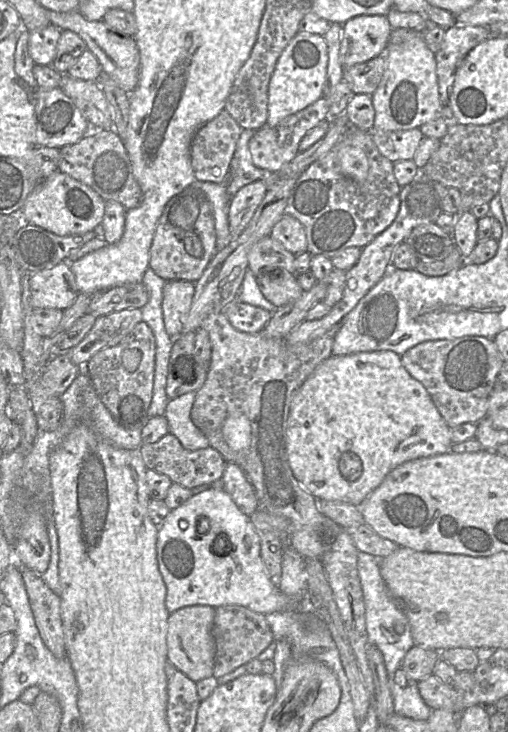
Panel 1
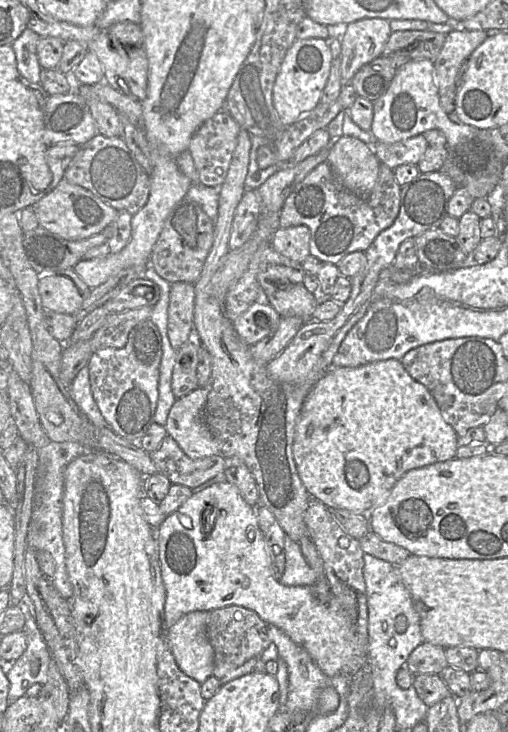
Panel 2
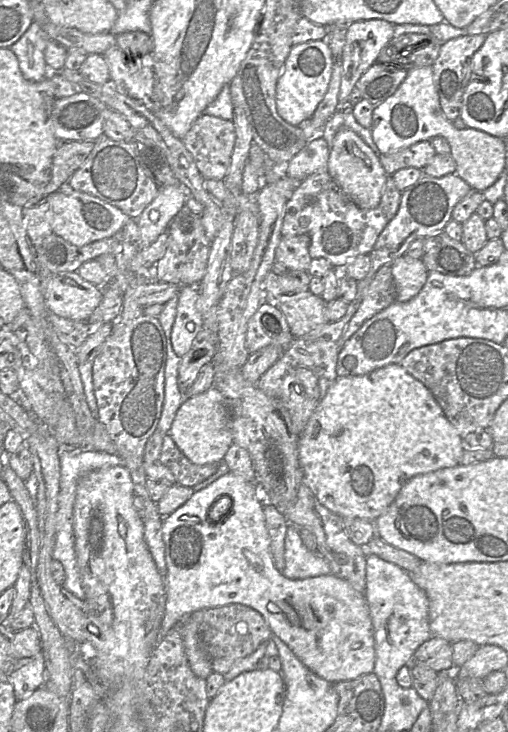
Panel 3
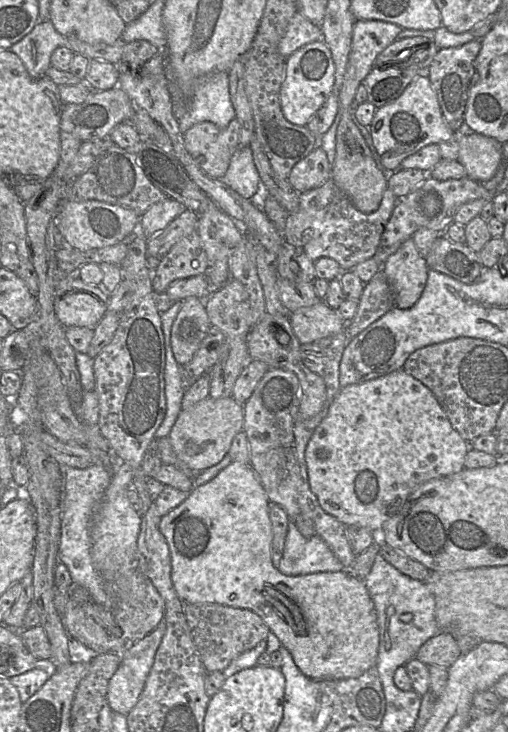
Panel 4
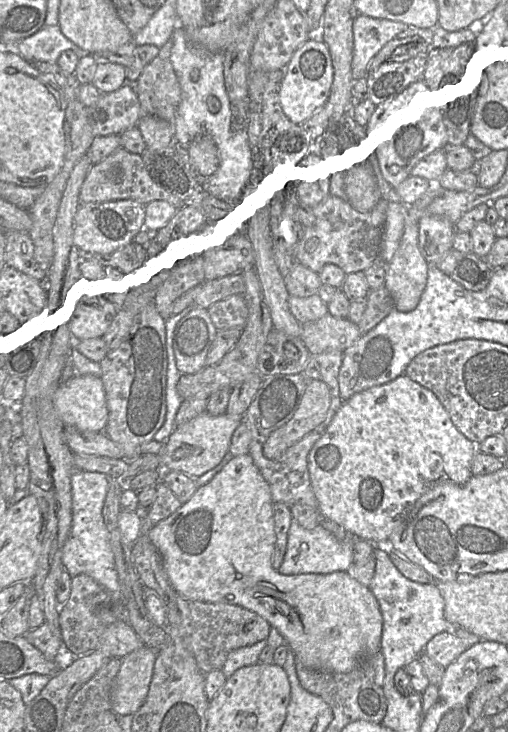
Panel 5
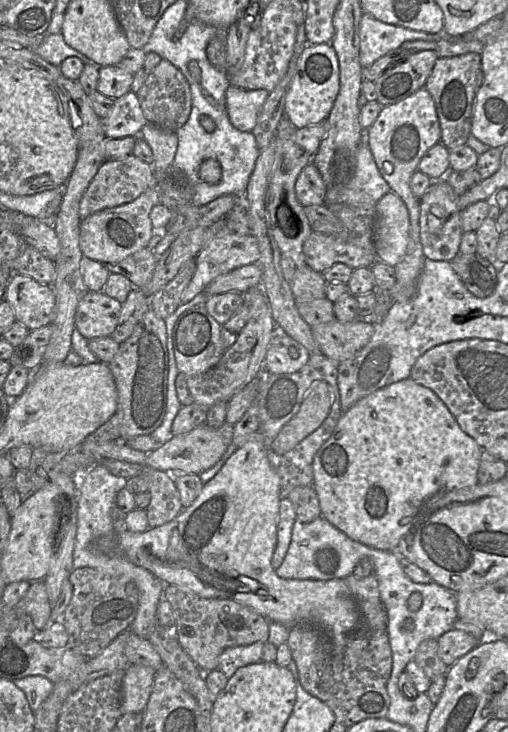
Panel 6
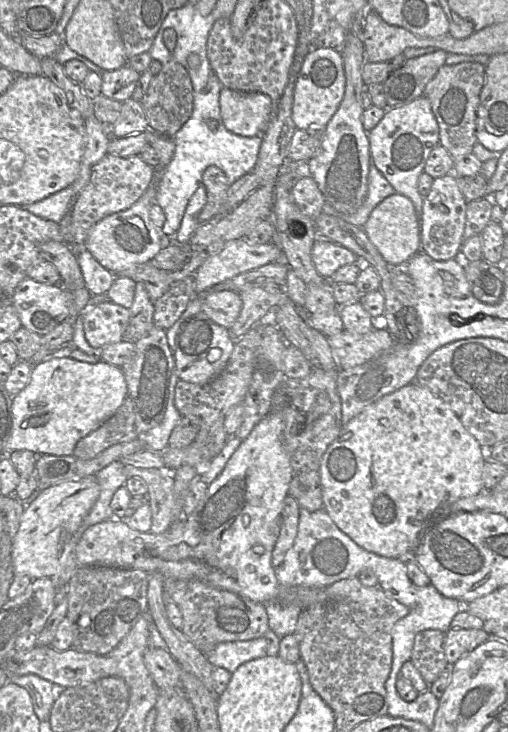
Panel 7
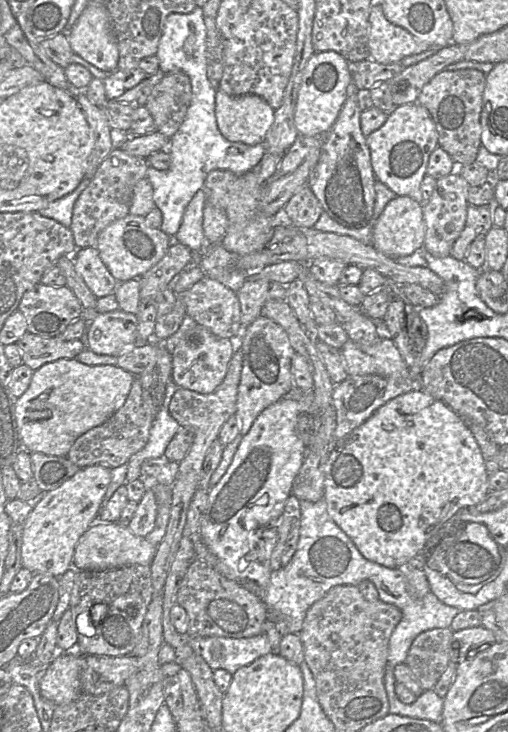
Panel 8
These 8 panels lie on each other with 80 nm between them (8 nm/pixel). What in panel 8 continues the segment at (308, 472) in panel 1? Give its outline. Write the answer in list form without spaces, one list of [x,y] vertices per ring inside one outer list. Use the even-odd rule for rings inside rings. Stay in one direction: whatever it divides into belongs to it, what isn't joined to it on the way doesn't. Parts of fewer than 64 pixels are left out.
[[[415,387],[389,400],[351,433],[334,443],[325,467],[324,498],[328,513],[349,536],[359,552],[368,560],[389,568],[400,567],[423,552],[427,541],[460,509],[481,503],[487,493],[488,472],[481,449],[467,423],[445,402],[434,398],[422,388]]]

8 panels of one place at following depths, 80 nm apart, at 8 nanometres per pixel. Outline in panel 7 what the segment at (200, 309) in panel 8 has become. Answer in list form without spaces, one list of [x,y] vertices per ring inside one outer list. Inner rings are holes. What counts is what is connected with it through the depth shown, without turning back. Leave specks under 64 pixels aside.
[[[235,290],[201,293],[201,309],[216,324],[230,329],[239,316],[242,301]]]

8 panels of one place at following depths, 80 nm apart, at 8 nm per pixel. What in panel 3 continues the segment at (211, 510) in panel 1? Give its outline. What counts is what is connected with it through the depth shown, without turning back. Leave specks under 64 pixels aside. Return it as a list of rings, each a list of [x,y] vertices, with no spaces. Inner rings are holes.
[[[229,471],[207,487],[194,492],[190,499],[182,506],[170,515],[163,517],[162,534],[165,544],[165,559],[167,565],[167,574],[164,579],[166,588],[166,609],[158,633],[157,644],[163,640],[172,627],[183,621],[195,611],[222,607],[229,604],[243,604],[257,610],[264,617],[272,632],[288,645],[288,647],[308,669],[319,677],[329,682],[337,683],[339,681],[353,680],[364,674],[373,672],[376,659],[374,630],[365,593],[359,592],[348,581],[333,574],[325,574],[304,579],[290,579],[285,577],[275,567],[270,552],[270,536],[265,523],[264,502],[256,483],[248,482],[243,477]],[[219,499],[227,499],[227,512],[221,517],[221,519],[214,522],[210,520],[209,513],[213,505]]]

